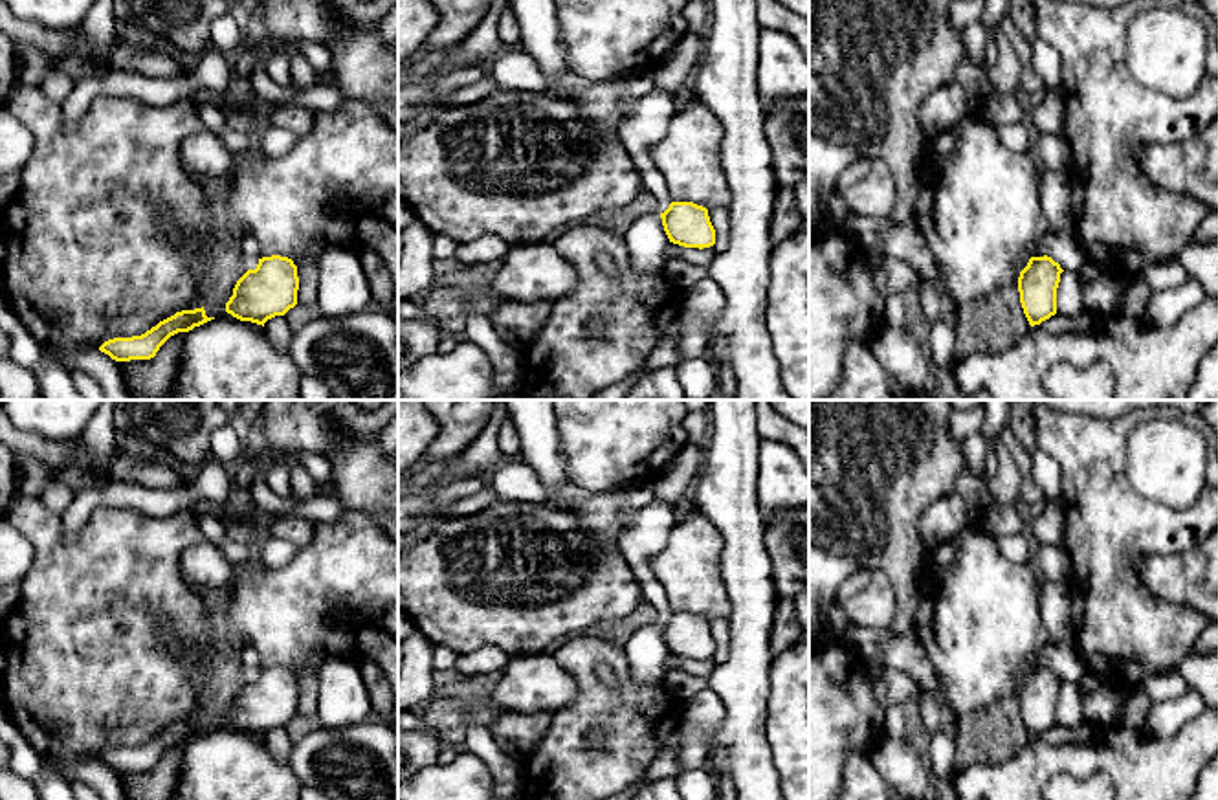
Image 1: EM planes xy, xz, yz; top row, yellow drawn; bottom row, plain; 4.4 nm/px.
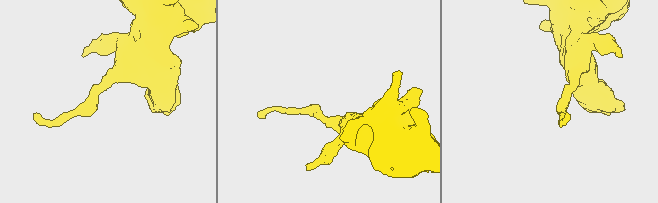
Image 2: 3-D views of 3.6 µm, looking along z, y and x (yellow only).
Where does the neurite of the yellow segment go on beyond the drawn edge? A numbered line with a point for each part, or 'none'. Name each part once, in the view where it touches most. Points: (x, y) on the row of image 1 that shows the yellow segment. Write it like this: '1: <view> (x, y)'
none

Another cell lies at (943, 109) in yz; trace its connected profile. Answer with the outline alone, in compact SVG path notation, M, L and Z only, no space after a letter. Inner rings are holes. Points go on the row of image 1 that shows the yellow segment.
M948 84L930 92L919 110L923 132L930 138L950 130L965 116L974 112L978 101L980 97L970 95L959 84Z

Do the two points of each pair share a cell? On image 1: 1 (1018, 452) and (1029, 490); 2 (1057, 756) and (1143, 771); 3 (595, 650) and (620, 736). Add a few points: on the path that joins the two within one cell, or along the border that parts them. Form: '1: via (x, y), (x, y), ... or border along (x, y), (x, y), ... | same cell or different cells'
1: via (1022, 461), (1026, 481) | same cell
2: via (1079, 756), (1121, 756) | same cell
3: via (589, 672), (591, 690), (615, 714) | same cell

